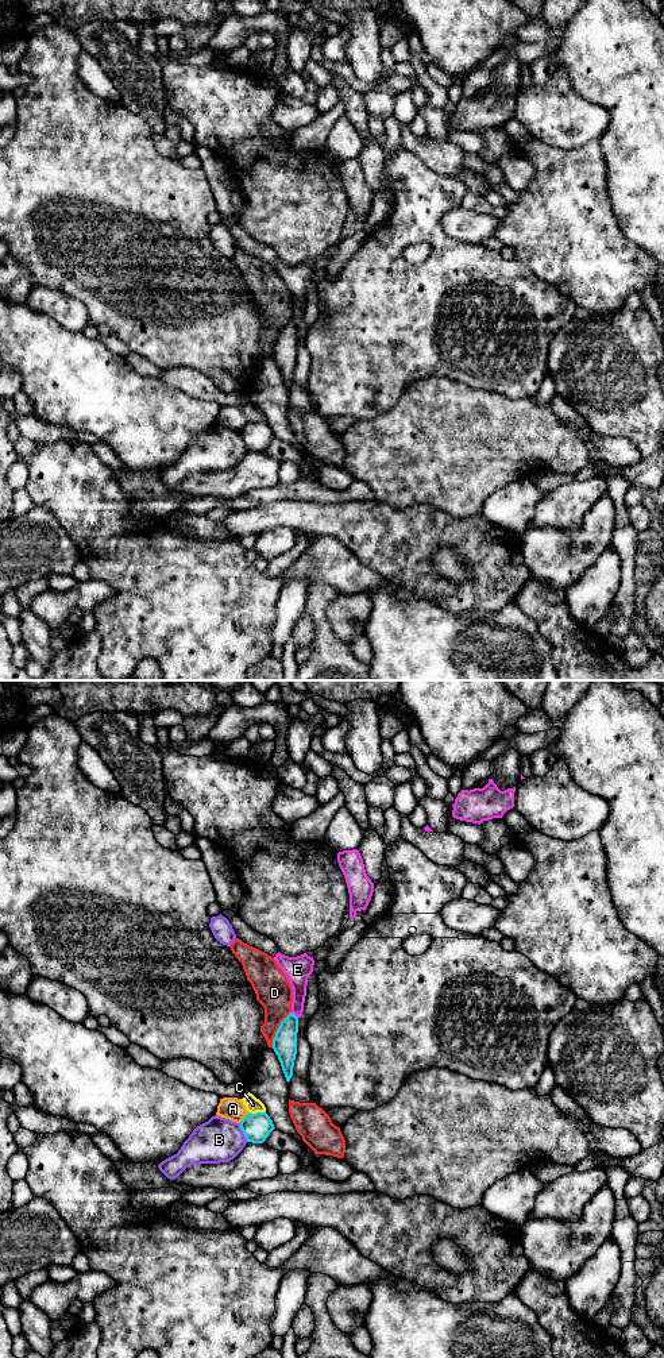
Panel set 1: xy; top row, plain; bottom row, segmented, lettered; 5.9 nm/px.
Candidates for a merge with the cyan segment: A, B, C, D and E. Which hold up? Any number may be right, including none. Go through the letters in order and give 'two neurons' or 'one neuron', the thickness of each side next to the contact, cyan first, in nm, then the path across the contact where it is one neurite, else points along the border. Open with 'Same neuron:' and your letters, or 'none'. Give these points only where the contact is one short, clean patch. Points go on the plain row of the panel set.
Same neuron: none
A: two neurons; calibres 170 and 140 nm
B: two neurons; calibres 170 and 260 nm
C: two neurons; calibres 170 and 90 nm; border xy (248, 420), (265, 421)
D: two neurons; calibres 140 and 220 nm; border xy (290, 320), (281, 331), (271, 355)
E: two neurons; calibres 140 and 140 nm; border xy (292, 320), (297, 327)

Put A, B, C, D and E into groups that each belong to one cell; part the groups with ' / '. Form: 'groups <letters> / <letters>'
groups A / B / C / D / E

